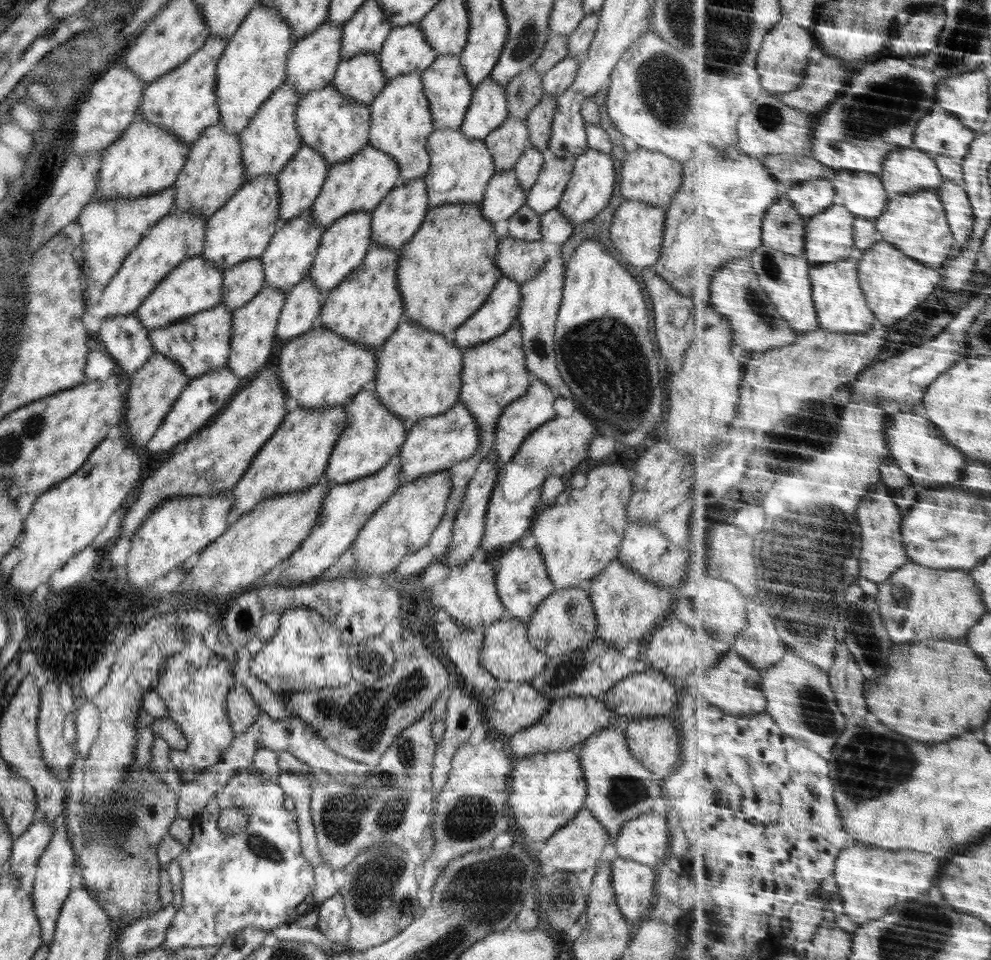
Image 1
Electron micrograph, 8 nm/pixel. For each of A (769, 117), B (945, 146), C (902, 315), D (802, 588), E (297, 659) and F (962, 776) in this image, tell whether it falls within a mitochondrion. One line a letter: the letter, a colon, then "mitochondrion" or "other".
A: mitochondrion
B: mitochondrion
C: other
D: mitochondrion
E: other
F: other

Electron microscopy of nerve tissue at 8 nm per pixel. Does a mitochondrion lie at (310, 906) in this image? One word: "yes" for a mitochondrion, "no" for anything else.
no

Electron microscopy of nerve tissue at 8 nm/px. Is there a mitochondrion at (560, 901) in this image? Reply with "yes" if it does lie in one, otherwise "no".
yes

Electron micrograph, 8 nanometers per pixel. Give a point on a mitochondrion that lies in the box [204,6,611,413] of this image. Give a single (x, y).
(525, 42)

